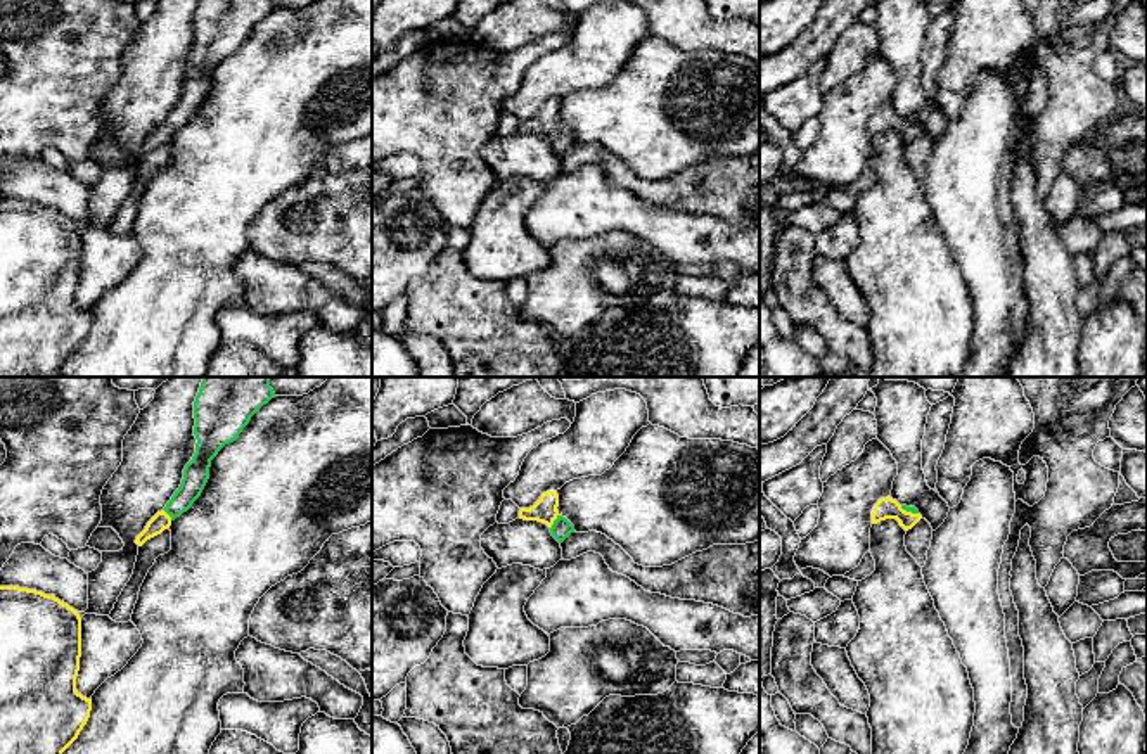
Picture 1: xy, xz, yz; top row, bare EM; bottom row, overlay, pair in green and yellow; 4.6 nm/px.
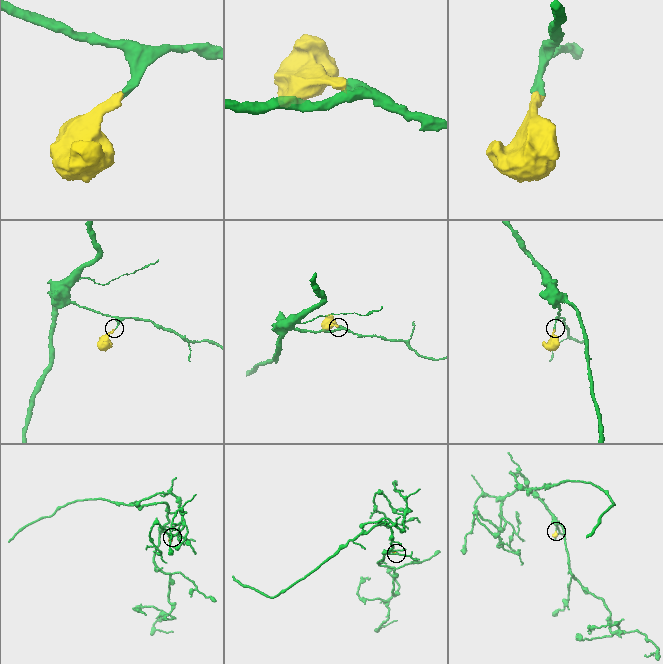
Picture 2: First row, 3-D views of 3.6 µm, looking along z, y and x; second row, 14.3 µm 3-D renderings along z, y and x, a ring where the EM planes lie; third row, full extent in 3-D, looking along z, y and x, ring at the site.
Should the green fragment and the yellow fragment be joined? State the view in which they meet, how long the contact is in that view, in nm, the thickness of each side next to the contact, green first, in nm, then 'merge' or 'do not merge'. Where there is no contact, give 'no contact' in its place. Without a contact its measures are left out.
xz | 80 nm | 90/110 nm | merge

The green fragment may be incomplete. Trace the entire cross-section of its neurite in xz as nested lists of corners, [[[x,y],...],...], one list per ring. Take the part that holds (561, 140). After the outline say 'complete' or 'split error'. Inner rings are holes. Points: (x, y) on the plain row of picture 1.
[[[547,104],[540,109],[540,112],[529,119],[519,123],[519,131],[524,133],[538,133],[550,140],[552,149],[562,156],[571,145],[574,145],[574,138],[559,126],[559,107],[557,104]]]; split error

